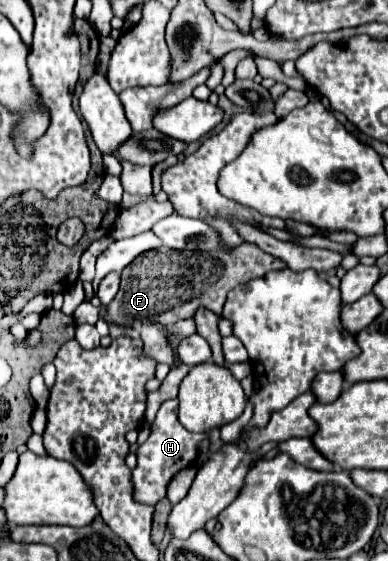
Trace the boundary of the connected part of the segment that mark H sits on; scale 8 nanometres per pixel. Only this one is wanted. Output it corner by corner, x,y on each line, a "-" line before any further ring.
167,400
161,404
157,418
151,424
151,434
147,438
145,444
141,444
137,448
137,466
131,472
131,482
133,482
133,496
135,502
139,504
147,504
147,506
155,506
161,498
167,496
167,484
173,480
173,476
187,468
189,464
193,464
199,456
199,446
203,440
209,438
209,434
201,432
201,434
193,434
189,430
185,430
179,420
177,420
177,400

